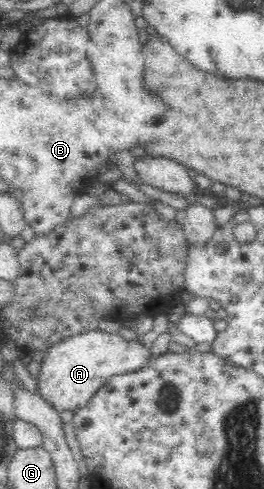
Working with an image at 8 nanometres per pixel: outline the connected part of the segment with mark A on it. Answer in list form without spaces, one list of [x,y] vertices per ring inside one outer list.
[[[97,329],[96,331],[74,334],[53,344],[45,351],[45,355],[39,363],[39,374],[35,378],[36,391],[59,414],[66,412],[66,410],[73,413],[78,408],[84,408],[88,404],[90,397],[103,384],[106,384],[109,378],[138,370],[150,357],[148,348],[142,347],[138,341],[126,341],[118,332],[109,333]]]

